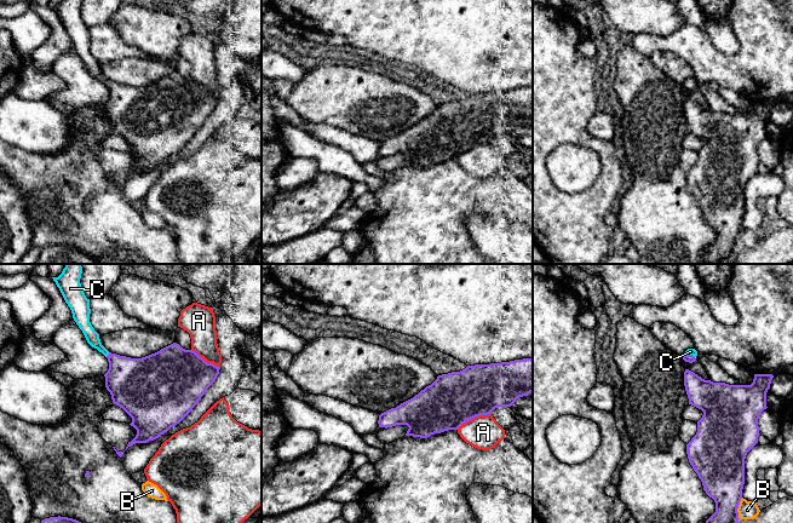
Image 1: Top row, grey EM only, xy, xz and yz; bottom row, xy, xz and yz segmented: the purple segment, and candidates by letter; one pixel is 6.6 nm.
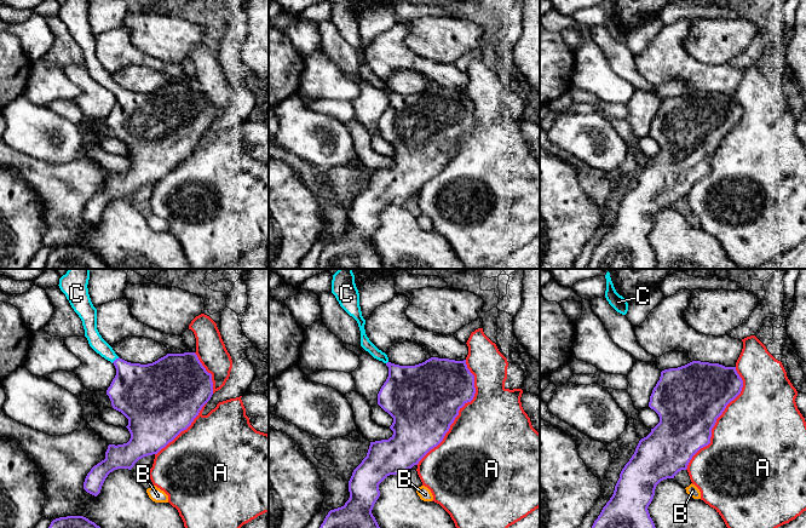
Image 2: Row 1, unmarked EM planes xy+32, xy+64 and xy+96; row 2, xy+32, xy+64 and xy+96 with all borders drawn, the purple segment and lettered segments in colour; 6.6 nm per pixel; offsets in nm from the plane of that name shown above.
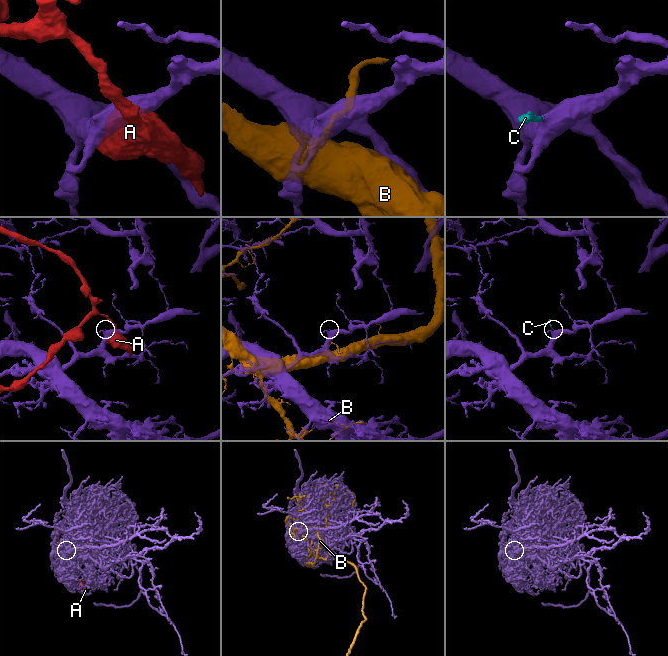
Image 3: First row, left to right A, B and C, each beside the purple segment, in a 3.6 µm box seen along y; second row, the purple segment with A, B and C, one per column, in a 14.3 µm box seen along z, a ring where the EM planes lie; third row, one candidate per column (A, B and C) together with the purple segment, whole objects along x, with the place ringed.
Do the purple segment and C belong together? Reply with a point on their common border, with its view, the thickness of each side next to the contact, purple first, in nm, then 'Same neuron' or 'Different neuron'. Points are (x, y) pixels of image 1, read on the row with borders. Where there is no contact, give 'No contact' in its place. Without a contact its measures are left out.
Touches purple at xy (109, 354). Thickness 340 nm (purple) against 90 nm. Same neuron

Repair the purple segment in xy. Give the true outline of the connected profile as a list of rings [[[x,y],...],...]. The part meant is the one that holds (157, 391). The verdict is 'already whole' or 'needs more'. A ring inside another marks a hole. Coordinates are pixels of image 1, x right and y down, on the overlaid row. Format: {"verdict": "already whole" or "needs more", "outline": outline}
{"verdict": "needs more", "outline": [[[67,264],[62,274],[52,278],[87,343],[108,358],[105,387],[113,403],[132,418],[130,425],[137,430],[126,449],[154,441],[192,410],[220,368],[177,343],[142,358],[109,352],[90,322],[90,299],[81,288],[81,274],[81,264]]]}

